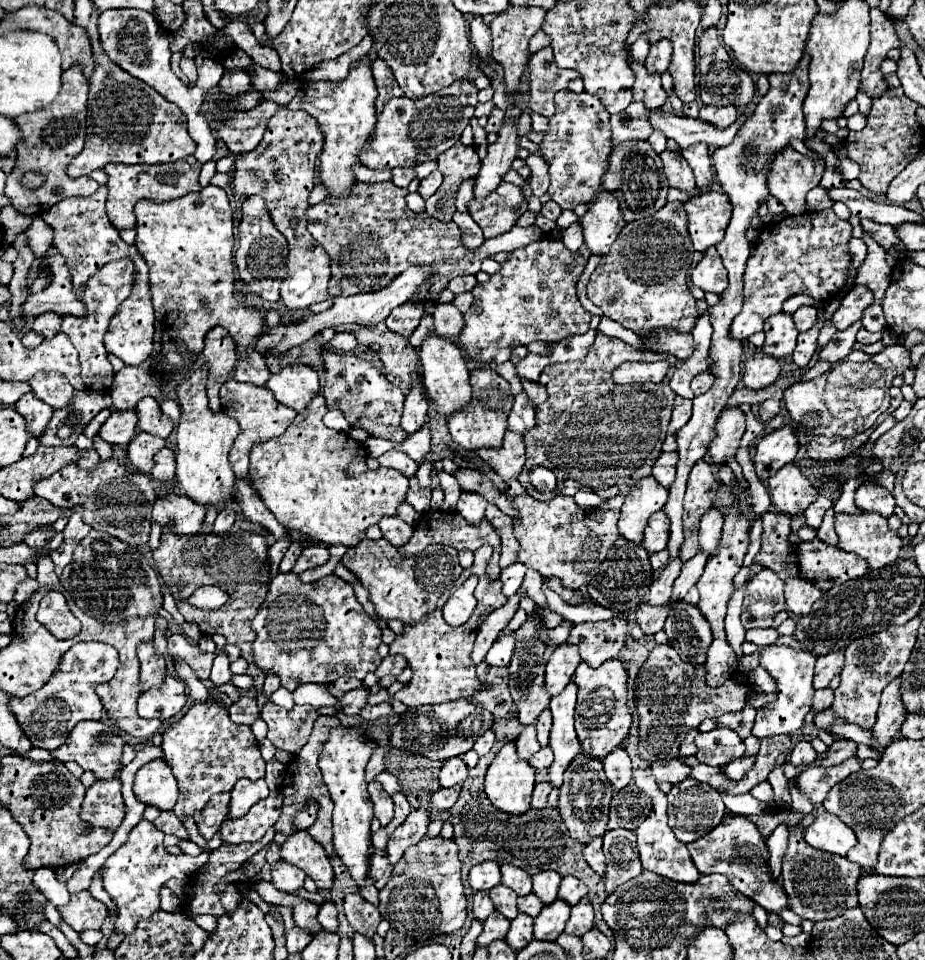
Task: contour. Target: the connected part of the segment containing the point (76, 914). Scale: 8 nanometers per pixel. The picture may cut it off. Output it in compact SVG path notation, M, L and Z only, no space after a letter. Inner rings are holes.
M82 890L78 894L70 896L70 902L66 906L58 908L62 920L72 926L76 932L82 932L86 928L100 928L106 918L106 906L92 898L88 890Z

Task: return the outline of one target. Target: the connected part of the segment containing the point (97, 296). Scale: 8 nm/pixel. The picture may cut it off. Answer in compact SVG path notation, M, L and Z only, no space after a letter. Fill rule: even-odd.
M120 258L120 260L108 262L104 268L100 268L100 272L90 276L86 282L84 296L80 296L80 300L86 306L84 316L62 316L62 332L70 338L70 342L78 350L80 364L82 364L82 380L88 390L106 392L112 386L114 372L112 372L112 364L108 362L108 352L104 348L104 334L108 330L112 316L116 314L118 306L122 304L122 300L126 300L130 296L132 280L134 280L132 260Z

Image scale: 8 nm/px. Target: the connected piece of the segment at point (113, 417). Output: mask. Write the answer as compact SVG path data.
M114 410L100 428L100 438L108 444L128 444L136 436L138 416L134 410Z

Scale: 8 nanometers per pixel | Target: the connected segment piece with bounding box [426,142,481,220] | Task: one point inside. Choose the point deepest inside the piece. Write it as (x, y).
(460, 162)

